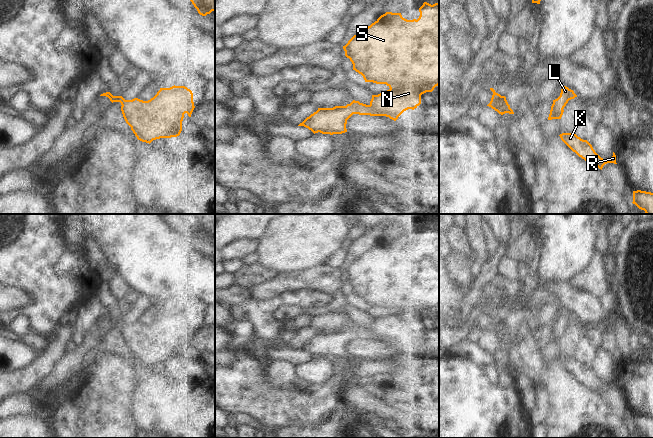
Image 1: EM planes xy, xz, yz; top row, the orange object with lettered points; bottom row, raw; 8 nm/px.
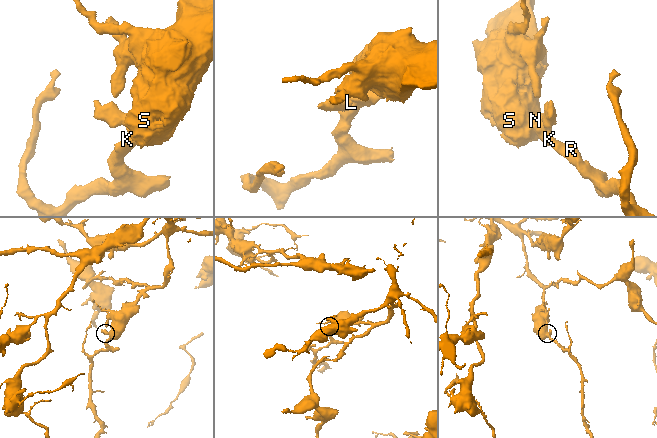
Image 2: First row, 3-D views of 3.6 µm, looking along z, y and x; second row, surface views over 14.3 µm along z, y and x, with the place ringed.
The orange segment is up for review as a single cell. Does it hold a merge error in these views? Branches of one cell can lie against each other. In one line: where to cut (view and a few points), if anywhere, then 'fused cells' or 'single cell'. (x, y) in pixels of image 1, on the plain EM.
no cut | single cell

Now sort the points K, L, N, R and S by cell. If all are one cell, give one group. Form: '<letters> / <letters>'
K L N R S

